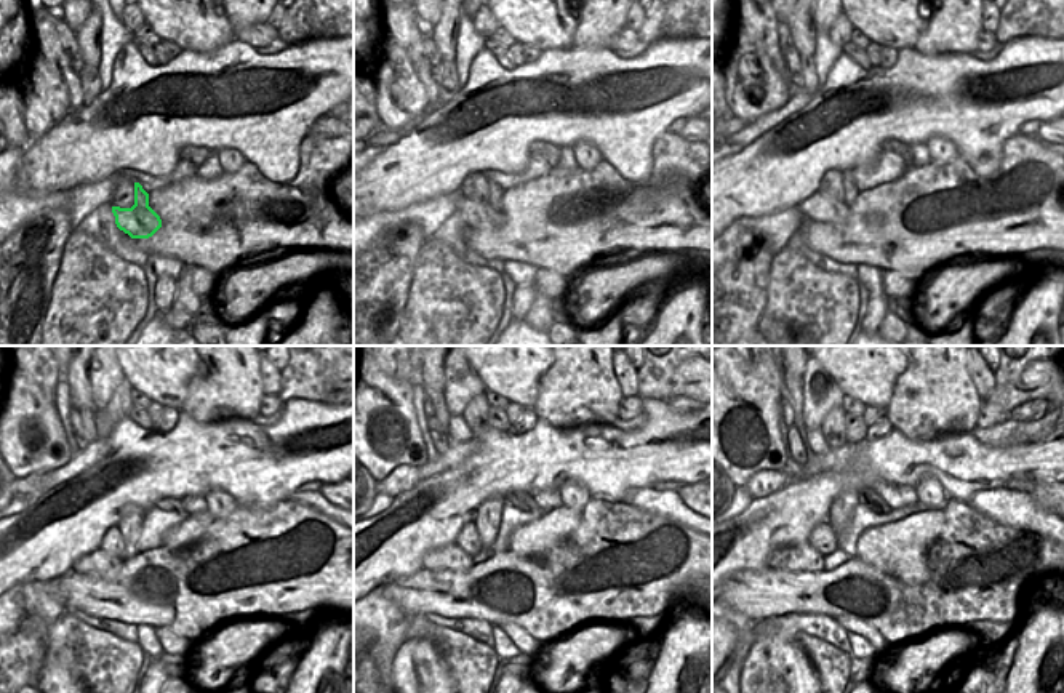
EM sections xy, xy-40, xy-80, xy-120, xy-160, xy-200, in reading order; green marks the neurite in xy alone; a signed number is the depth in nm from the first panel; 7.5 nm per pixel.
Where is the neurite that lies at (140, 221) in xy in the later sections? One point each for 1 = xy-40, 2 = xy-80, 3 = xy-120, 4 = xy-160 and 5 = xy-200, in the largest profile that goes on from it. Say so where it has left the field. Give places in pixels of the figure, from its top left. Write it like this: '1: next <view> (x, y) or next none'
1: next xy-40 (485, 216)
2: next xy-80 (818, 207)
3: next xy-120 (100, 564)
4: next xy-160 (450, 557)
5: next xy-200 (802, 557)

